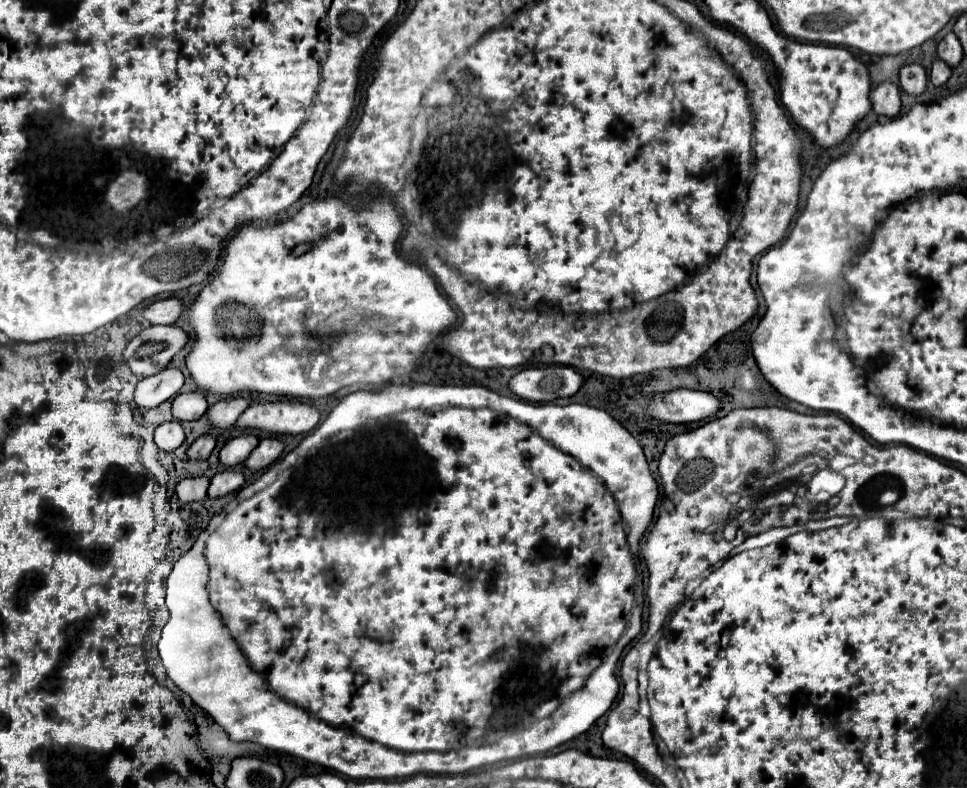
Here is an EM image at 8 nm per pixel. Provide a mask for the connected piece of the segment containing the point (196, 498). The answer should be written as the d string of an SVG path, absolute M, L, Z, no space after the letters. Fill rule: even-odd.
M186 478L176 486L176 496L180 502L190 504L190 502L202 502L206 500L206 490L208 490L208 478Z

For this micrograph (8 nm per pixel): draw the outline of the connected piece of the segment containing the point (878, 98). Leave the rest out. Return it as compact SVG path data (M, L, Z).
M882 82L876 88L872 88L870 100L876 114L888 116L888 118L896 118L900 114L900 108L902 108L900 90L892 82Z

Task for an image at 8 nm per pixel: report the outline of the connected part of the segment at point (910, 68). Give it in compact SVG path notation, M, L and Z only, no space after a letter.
M908 64L900 70L900 86L912 96L920 96L926 90L926 82L926 70L920 64Z

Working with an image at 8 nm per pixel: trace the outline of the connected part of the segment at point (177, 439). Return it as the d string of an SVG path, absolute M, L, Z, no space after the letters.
M172 420L172 422L164 422L156 428L154 432L154 442L160 450L164 452L174 452L182 442L184 442L184 430L180 426L180 422Z

